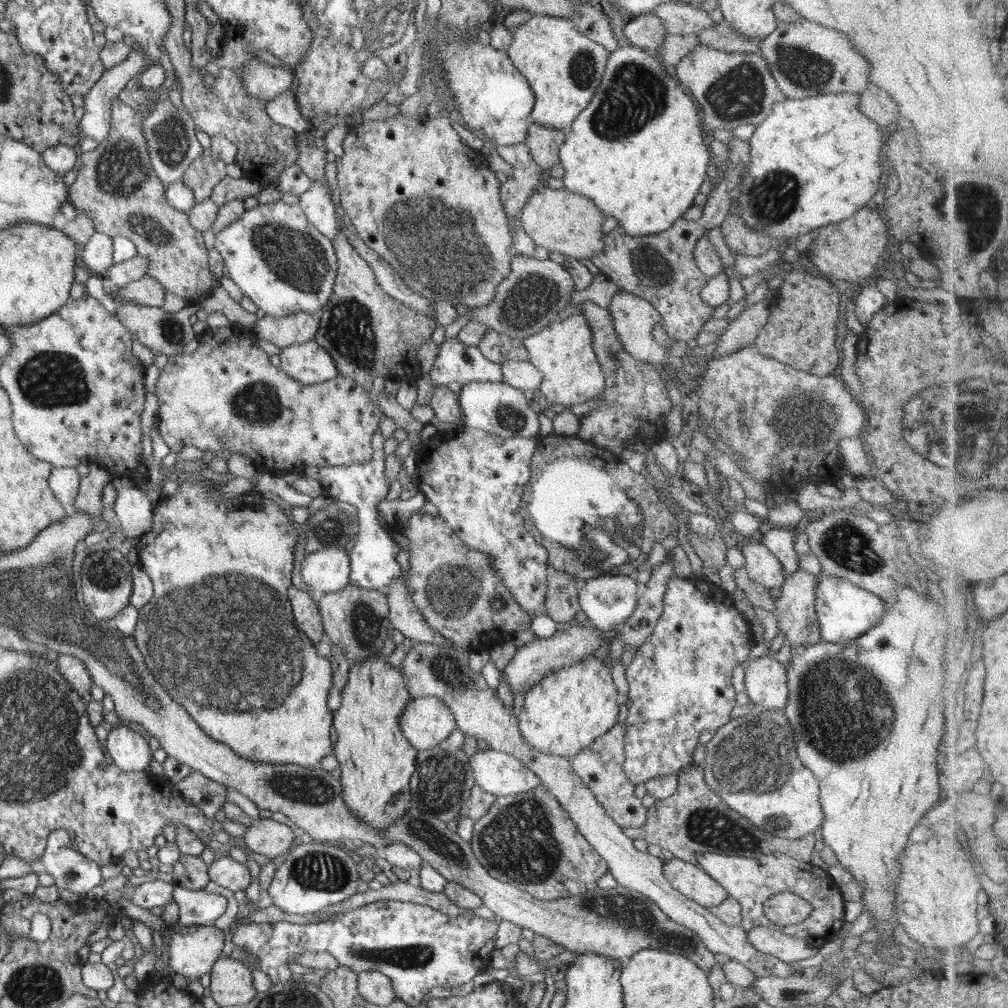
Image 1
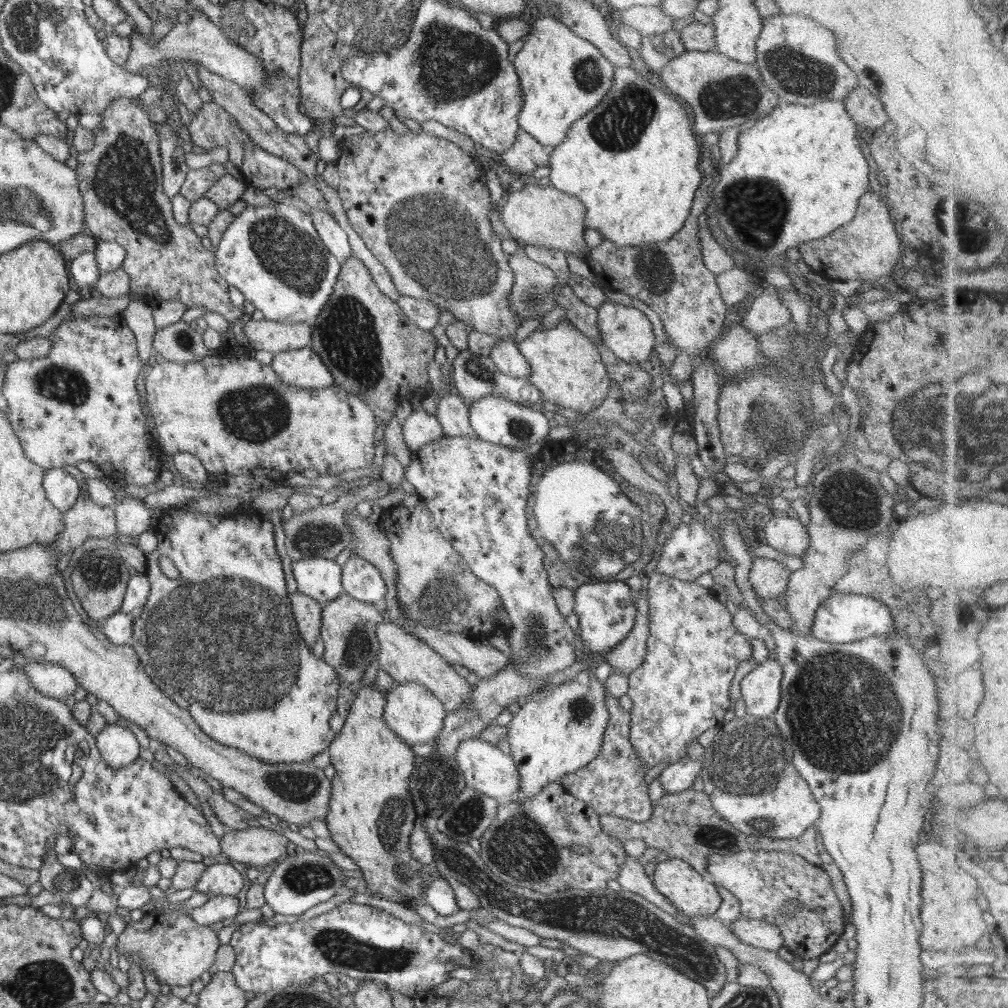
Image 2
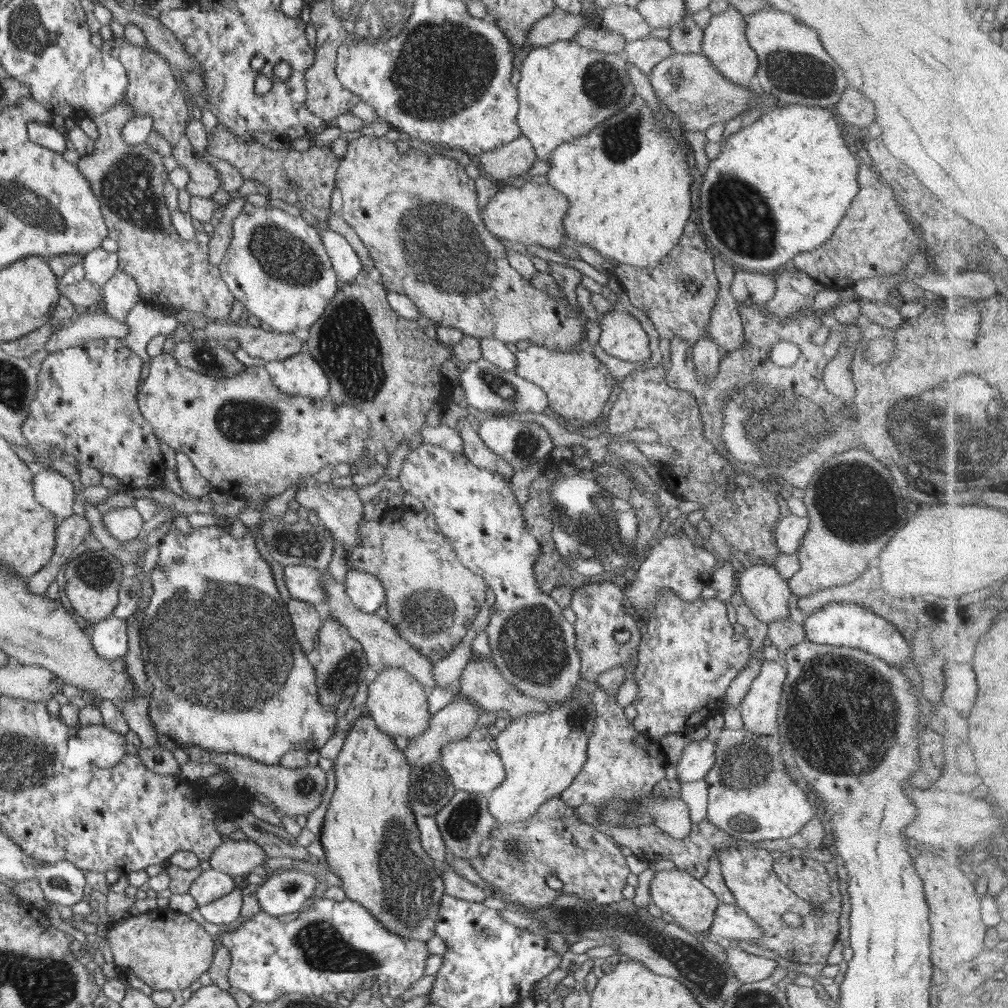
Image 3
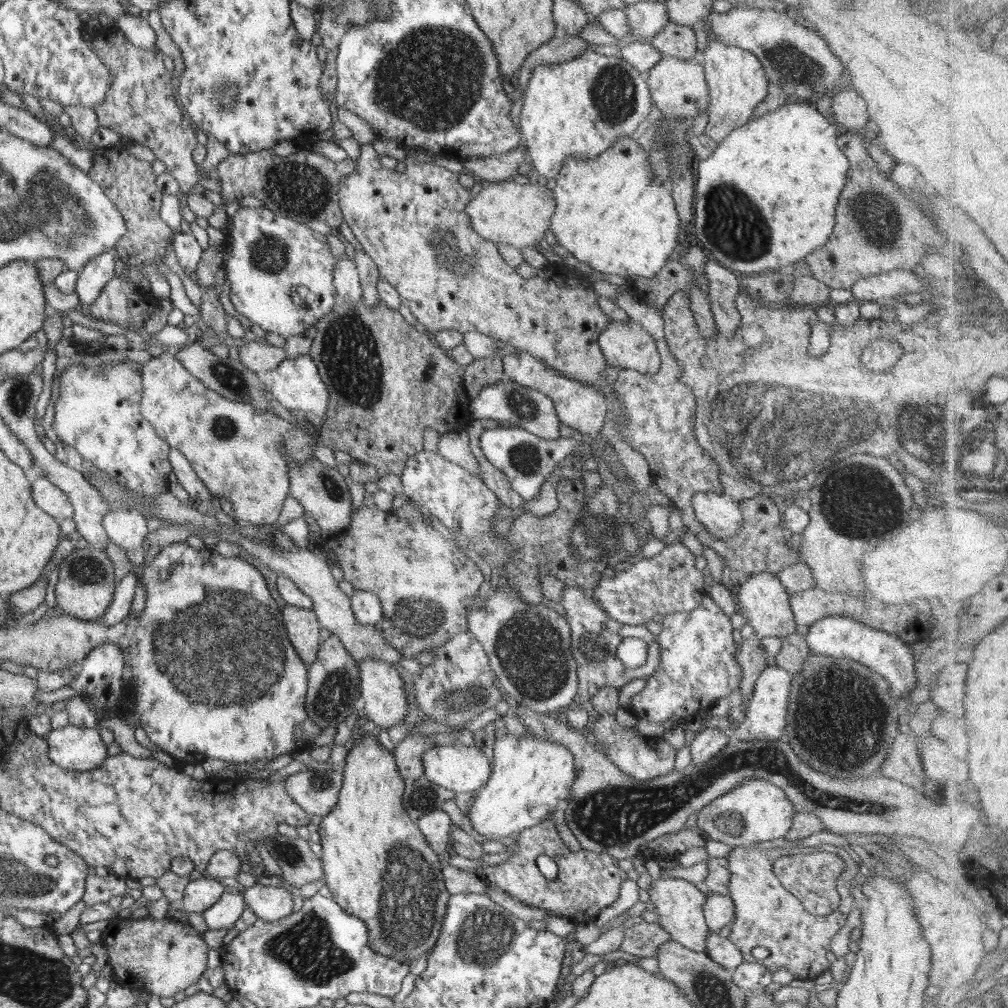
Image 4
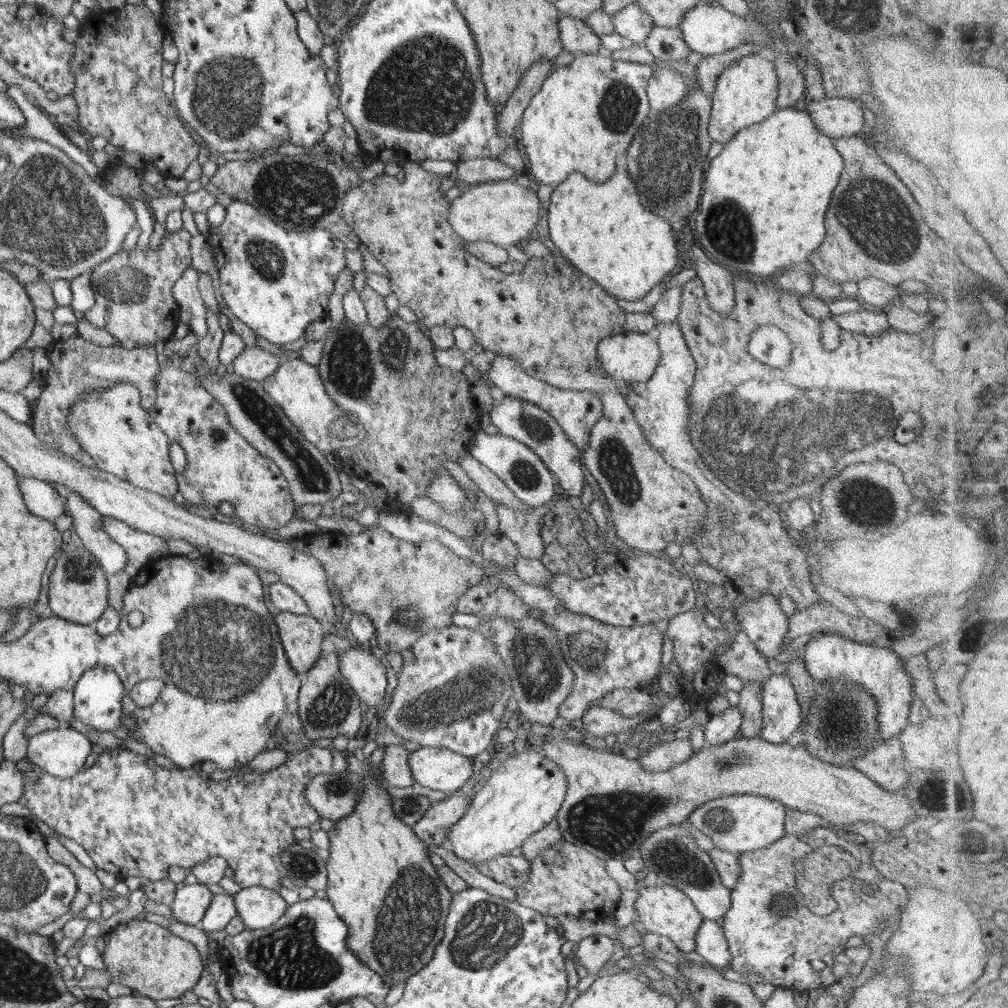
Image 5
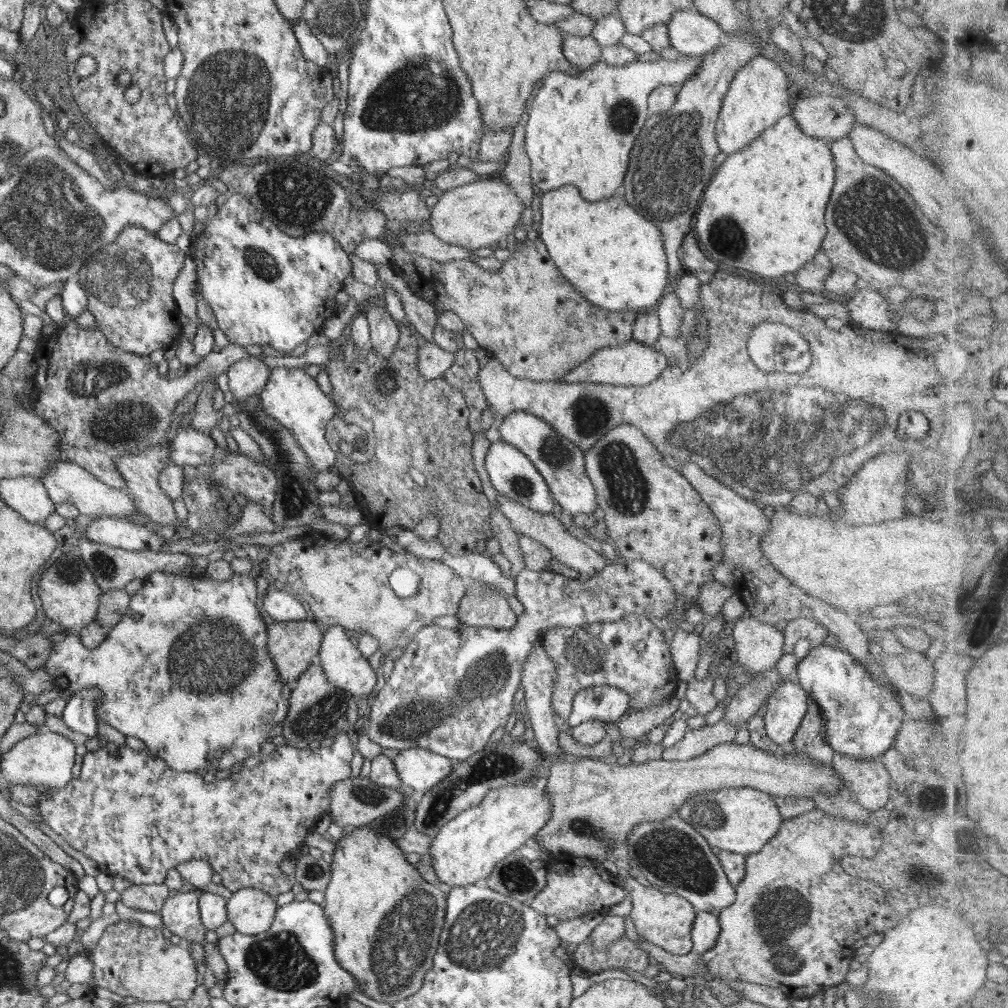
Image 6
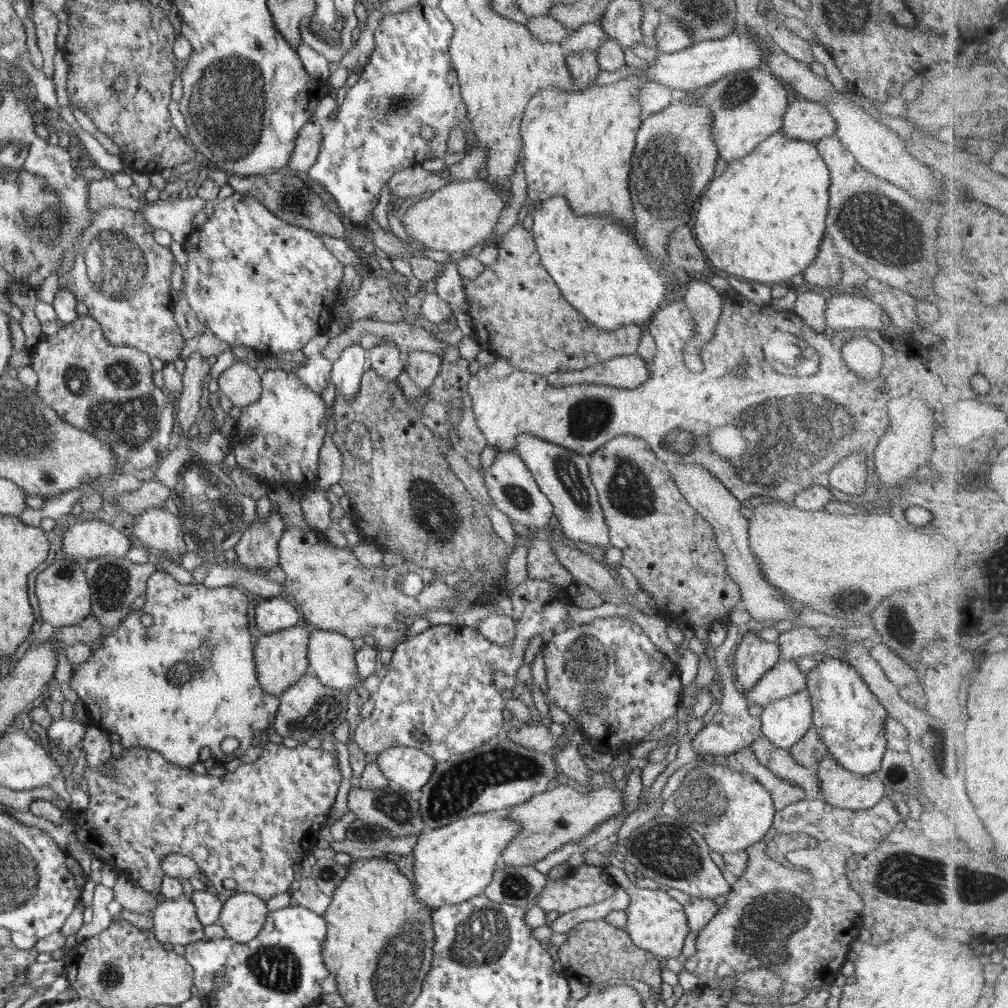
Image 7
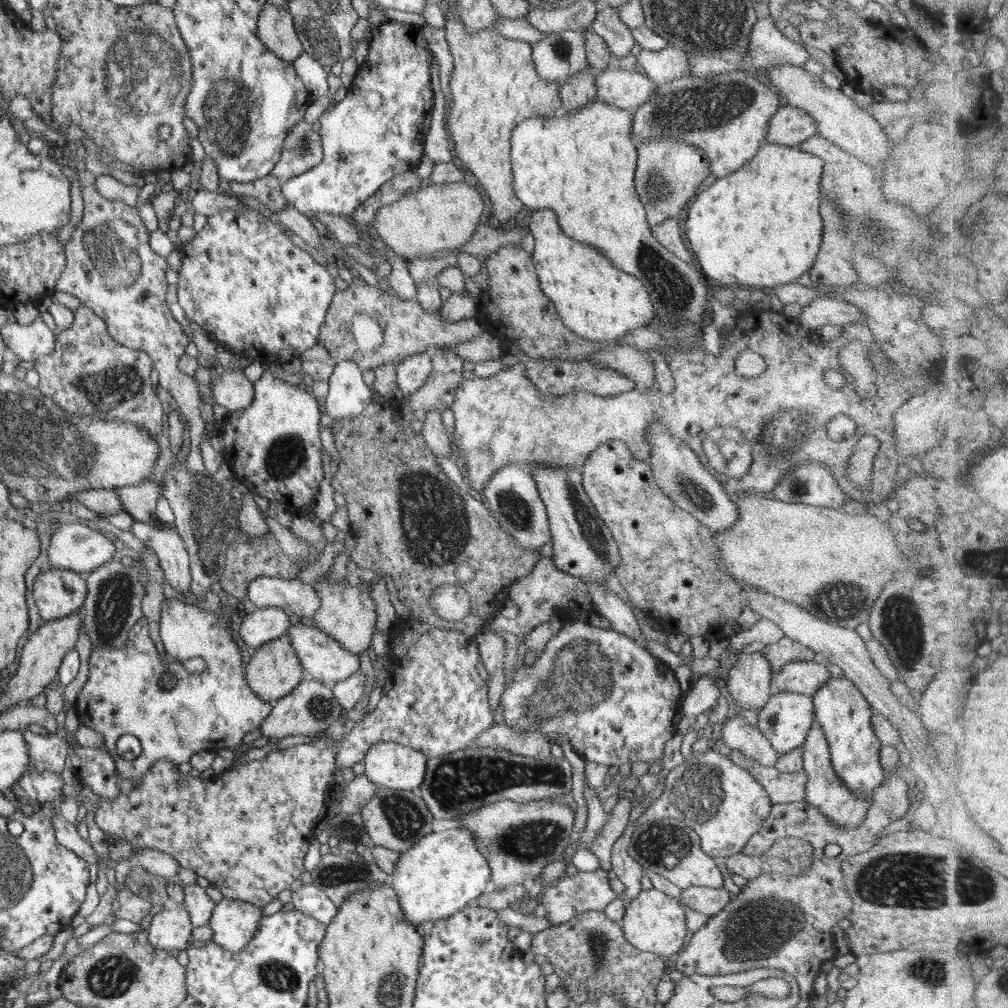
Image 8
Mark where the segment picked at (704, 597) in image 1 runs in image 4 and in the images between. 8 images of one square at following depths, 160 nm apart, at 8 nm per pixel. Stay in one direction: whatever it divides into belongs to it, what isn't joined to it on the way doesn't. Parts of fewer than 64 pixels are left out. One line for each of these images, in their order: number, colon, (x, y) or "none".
2: (682, 688)
3: (689, 654)
4: (697, 664)

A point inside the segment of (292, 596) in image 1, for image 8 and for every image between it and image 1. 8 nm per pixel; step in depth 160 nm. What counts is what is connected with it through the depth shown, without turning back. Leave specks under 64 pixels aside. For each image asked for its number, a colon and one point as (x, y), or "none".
2: (307, 612)
3: (306, 620)
4: (303, 628)
5: (301, 635)
6: (294, 646)
7: (281, 659)
8: (274, 670)

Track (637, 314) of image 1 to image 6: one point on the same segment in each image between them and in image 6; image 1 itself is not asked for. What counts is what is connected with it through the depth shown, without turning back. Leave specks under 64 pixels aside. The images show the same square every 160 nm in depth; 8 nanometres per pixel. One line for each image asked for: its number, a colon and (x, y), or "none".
2: (625, 330)
3: (622, 336)
4: (626, 345)
5: (630, 356)
6: (633, 363)

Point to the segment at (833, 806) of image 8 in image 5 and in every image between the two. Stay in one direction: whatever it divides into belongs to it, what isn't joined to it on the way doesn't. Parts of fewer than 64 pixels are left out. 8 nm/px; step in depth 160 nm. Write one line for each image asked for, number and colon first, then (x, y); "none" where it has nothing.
5: (884, 764)
6: (868, 782)
7: (842, 788)

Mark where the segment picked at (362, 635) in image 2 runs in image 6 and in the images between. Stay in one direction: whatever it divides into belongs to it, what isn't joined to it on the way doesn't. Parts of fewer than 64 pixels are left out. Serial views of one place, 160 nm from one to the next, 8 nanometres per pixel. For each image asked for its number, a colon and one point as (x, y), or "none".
3: (342, 667)
4: (333, 690)
5: (328, 707)
6: (317, 710)

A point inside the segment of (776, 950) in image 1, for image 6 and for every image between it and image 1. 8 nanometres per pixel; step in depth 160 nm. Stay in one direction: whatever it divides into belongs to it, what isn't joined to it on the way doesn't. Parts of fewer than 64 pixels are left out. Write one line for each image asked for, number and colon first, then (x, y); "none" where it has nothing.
2: (761, 934)
3: (730, 923)
4: (719, 910)
5: (671, 856)
6: (672, 855)

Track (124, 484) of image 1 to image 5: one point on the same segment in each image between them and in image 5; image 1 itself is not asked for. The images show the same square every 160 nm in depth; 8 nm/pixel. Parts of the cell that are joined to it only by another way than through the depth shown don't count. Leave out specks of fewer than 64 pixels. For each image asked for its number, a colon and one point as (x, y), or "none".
2: (132, 517)
3: (125, 524)
4: (127, 528)
5: (139, 546)

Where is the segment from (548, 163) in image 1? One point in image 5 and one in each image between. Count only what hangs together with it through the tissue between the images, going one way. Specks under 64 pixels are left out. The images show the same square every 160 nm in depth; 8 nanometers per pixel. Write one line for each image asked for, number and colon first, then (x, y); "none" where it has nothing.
2: (526, 155)
3: (514, 159)
4: (502, 167)
5: (470, 172)

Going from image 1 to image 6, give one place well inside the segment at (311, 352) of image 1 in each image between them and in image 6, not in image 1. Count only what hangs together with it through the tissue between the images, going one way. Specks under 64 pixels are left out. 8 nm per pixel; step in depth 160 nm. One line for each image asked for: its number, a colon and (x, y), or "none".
2: (303, 368)
3: (299, 374)
4: (296, 383)
5: (296, 386)
6: (291, 396)

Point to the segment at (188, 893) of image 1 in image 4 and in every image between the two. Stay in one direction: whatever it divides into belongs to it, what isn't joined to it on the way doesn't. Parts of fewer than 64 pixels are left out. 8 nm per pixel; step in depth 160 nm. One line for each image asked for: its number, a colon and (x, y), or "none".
2: (224, 908)
3: (225, 910)
4: (223, 914)

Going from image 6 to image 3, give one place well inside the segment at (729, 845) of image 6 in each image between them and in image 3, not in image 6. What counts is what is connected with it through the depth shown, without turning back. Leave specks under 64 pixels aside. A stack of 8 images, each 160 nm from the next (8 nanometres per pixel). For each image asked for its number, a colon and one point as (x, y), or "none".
3: (751, 796)
4: (756, 810)
5: (738, 824)

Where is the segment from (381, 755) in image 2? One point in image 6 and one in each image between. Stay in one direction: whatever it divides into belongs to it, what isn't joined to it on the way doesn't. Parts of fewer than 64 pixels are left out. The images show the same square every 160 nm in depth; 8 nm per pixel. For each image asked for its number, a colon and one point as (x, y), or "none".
3: (370, 837)
4: (376, 862)
5: (381, 882)
6: (387, 918)

